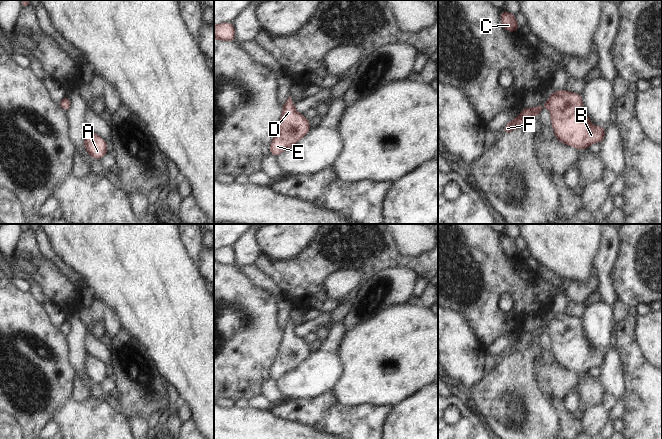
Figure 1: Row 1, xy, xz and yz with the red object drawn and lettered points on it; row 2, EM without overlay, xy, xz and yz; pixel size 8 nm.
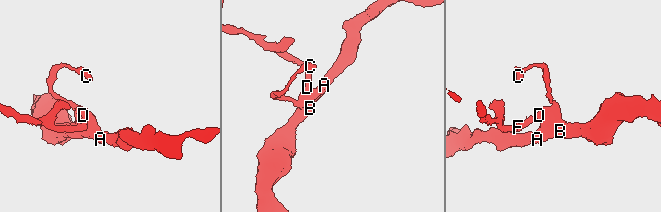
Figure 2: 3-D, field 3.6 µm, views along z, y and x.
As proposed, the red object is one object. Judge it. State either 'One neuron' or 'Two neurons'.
One neuron

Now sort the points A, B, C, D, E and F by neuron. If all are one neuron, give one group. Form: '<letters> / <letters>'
A B C D E F

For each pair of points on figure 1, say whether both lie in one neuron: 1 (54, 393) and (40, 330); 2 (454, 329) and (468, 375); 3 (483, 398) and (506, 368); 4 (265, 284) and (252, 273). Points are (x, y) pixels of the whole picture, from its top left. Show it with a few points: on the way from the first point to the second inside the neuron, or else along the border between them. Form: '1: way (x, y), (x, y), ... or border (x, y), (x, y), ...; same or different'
1: way (54, 377), (54, 359), (56, 356), (51, 346); same
2: way (454, 340), (466, 364); same
3: way (490, 391), (506, 375); same
4: way (262, 281), (255, 275); same

